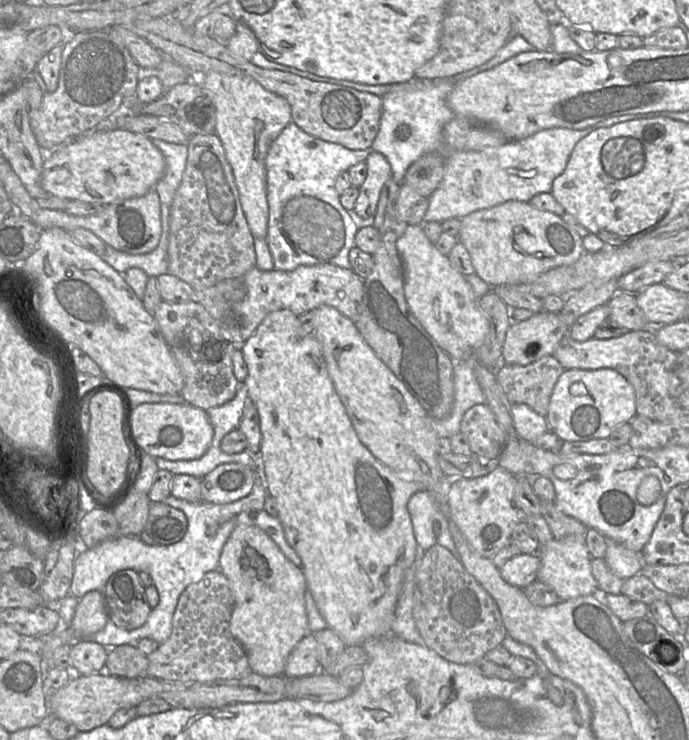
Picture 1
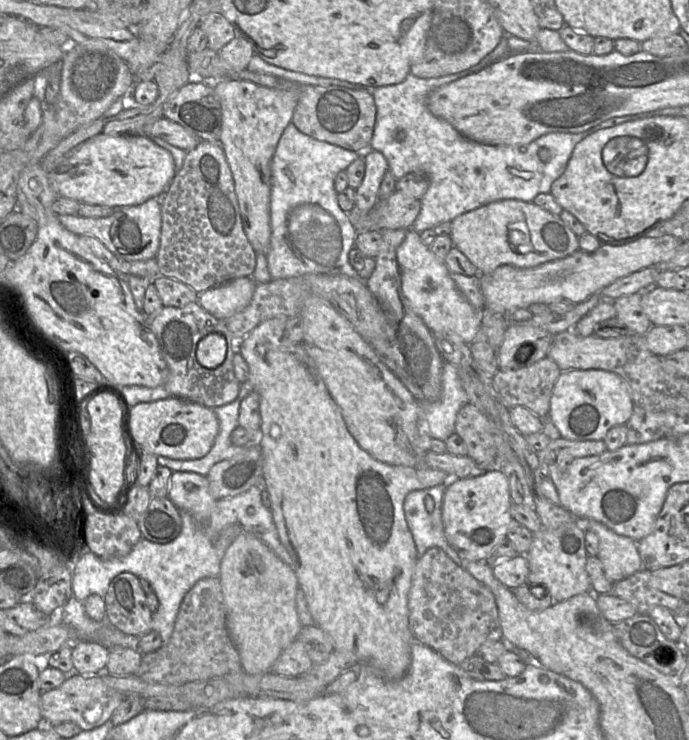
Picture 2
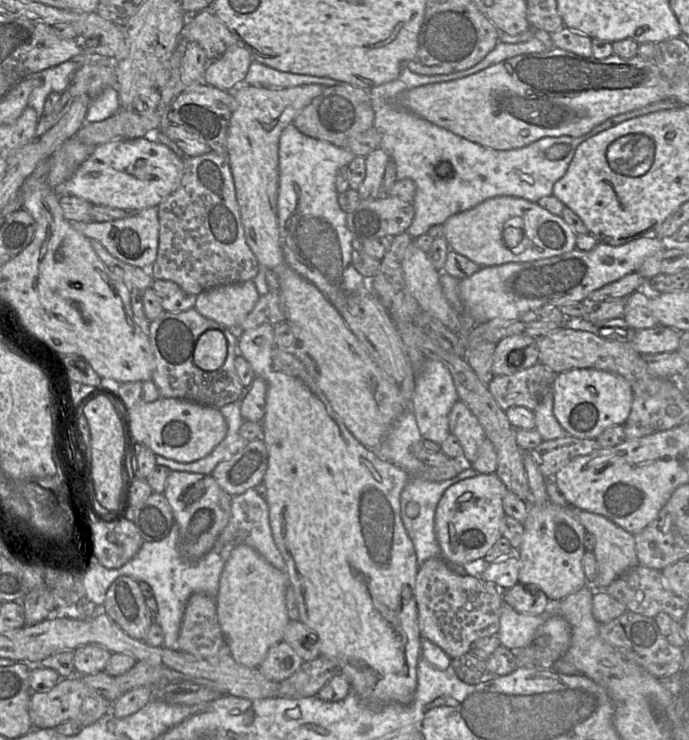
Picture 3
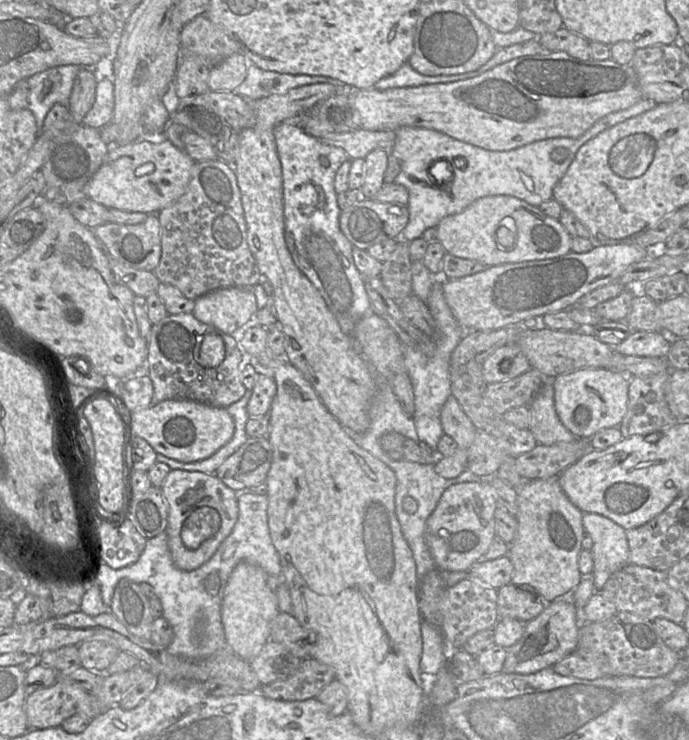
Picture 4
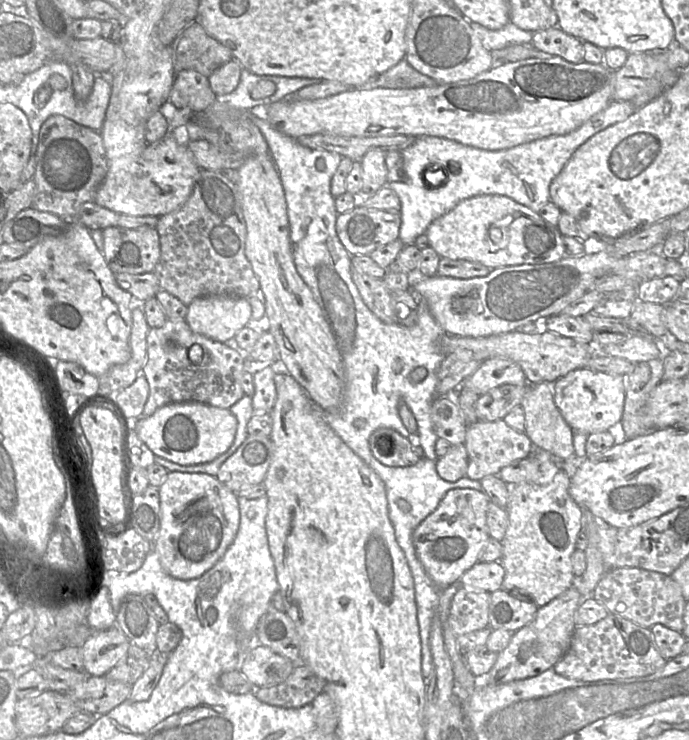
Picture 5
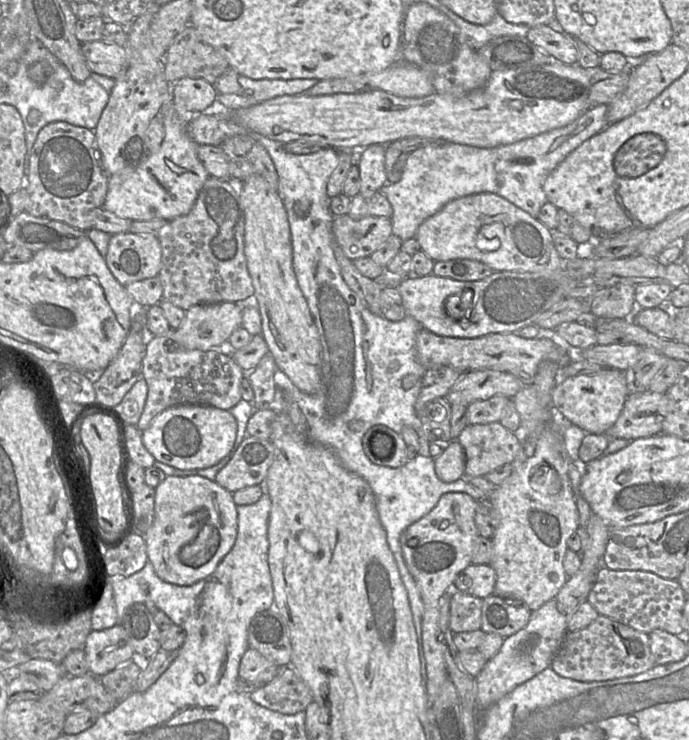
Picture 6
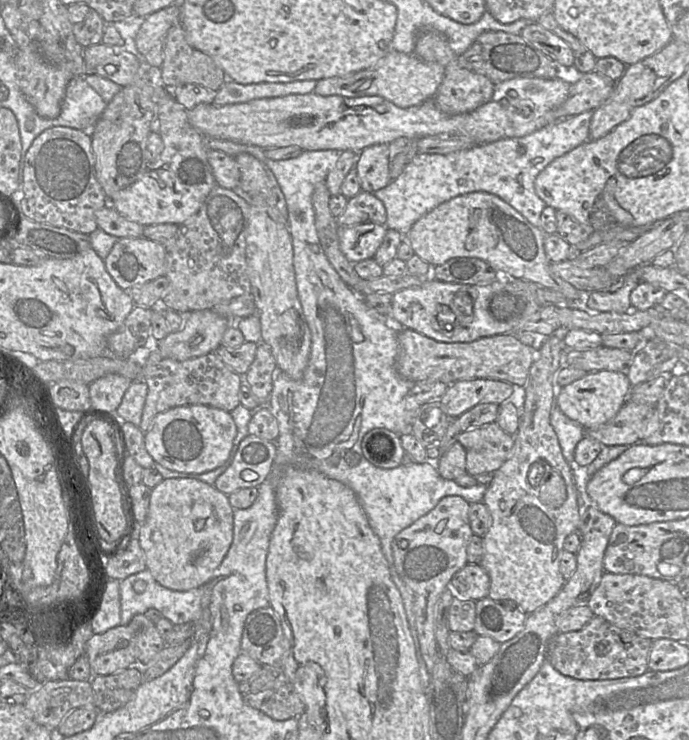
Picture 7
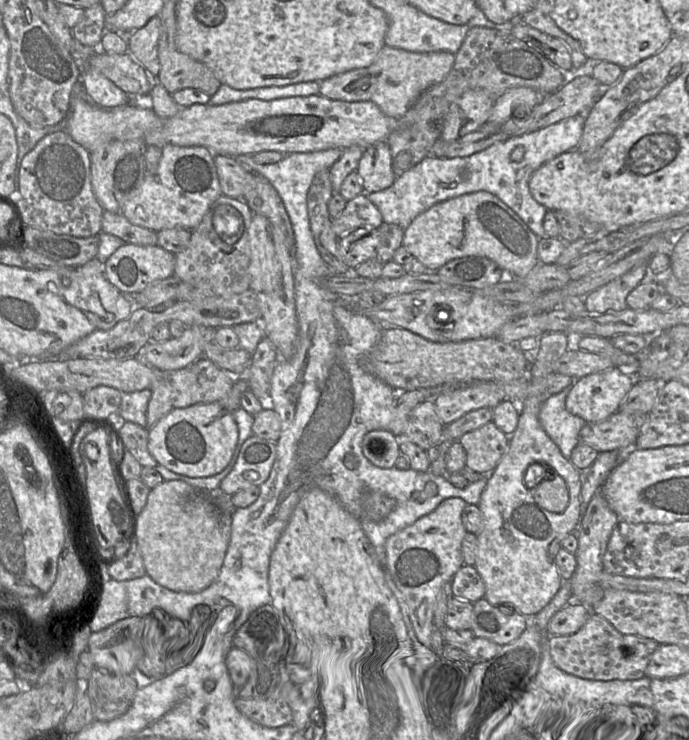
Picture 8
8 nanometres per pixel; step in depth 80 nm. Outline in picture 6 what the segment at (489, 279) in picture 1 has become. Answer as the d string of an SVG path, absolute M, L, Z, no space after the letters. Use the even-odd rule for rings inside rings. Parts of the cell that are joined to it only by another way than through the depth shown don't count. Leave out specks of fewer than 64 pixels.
M489 192L477 193L468 196L464 196L455 200L448 202L444 207L442 207L436 214L427 218L418 227L414 238L417 239L420 244L421 250L434 262L438 261L448 261L453 259L471 259L480 261L493 271L520 271L520 272L536 272L544 276L553 276L558 274L558 271L562 270L562 262L570 259L562 259L553 242L554 232L549 230L538 218L532 217L530 214L515 206L513 203L509 202L505 198Z

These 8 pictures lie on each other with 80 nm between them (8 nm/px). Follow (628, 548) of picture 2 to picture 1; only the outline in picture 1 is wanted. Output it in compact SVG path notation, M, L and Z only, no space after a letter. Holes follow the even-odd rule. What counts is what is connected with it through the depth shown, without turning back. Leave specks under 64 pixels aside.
M607 539L604 561L611 572L622 580L639 574L644 565L641 553L636 553L611 539Z

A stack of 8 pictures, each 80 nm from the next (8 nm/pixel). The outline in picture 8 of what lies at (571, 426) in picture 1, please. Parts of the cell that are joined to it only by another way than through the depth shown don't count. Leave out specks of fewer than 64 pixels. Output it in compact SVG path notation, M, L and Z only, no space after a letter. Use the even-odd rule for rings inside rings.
M614 367L575 379L565 407L587 423L603 421L618 411L635 380L627 371Z

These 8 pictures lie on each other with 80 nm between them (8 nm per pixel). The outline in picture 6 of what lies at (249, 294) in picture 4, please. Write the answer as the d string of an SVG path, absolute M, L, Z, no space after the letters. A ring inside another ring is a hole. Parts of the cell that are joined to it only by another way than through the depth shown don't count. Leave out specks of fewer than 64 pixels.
M241 303L194 305L186 311L182 324L175 330L175 341L187 350L218 348L234 330L242 327L242 313Z

